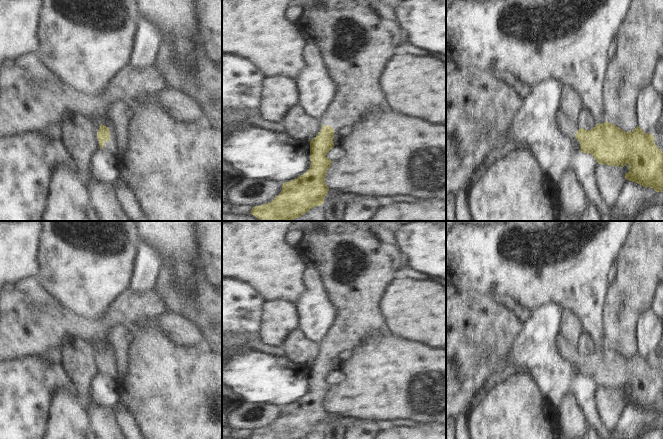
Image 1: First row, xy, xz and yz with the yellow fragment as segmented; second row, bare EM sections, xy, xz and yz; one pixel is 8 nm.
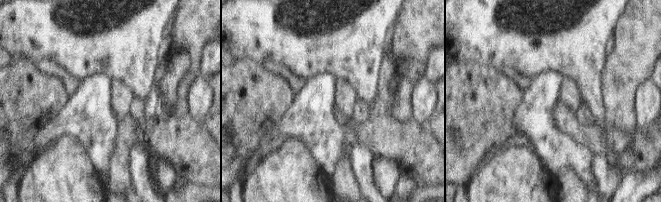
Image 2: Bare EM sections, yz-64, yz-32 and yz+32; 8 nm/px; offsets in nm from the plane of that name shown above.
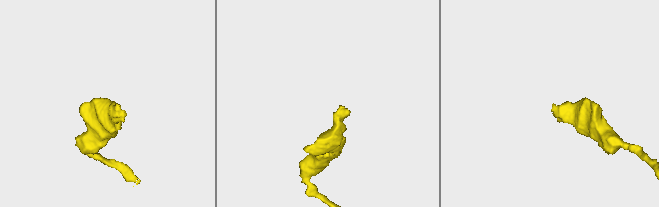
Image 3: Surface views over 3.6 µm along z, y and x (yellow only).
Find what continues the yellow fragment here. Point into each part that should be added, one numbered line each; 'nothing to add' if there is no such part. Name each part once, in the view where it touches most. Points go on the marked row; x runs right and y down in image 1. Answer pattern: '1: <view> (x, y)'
1: xy (109, 146)

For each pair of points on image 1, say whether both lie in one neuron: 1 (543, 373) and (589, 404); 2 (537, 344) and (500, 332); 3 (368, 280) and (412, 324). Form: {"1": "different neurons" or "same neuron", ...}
{"1": "same neuron", "2": "different neurons", "3": "different neurons"}

